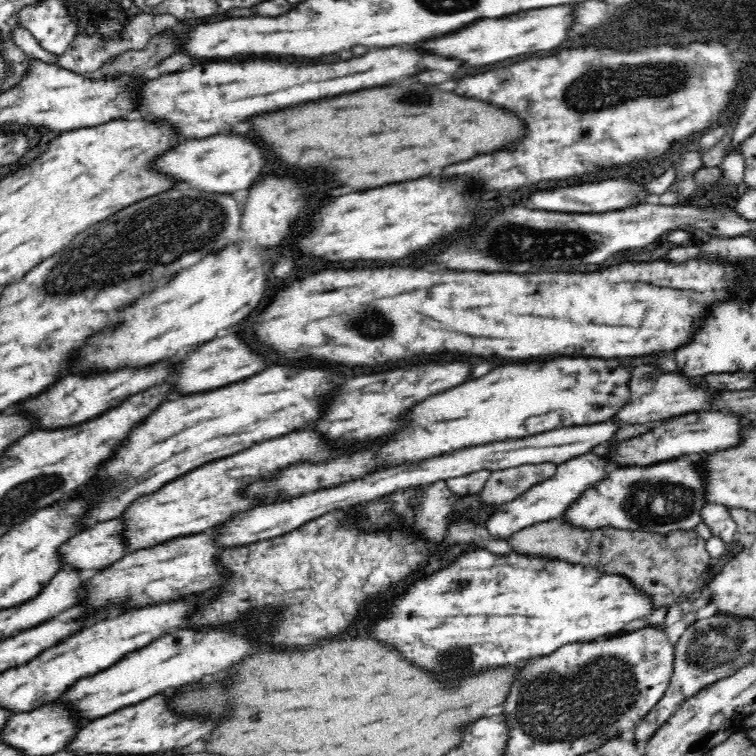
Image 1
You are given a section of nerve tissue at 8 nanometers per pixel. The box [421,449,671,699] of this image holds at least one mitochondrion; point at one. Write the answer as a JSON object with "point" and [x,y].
{"point":[454,658]}

